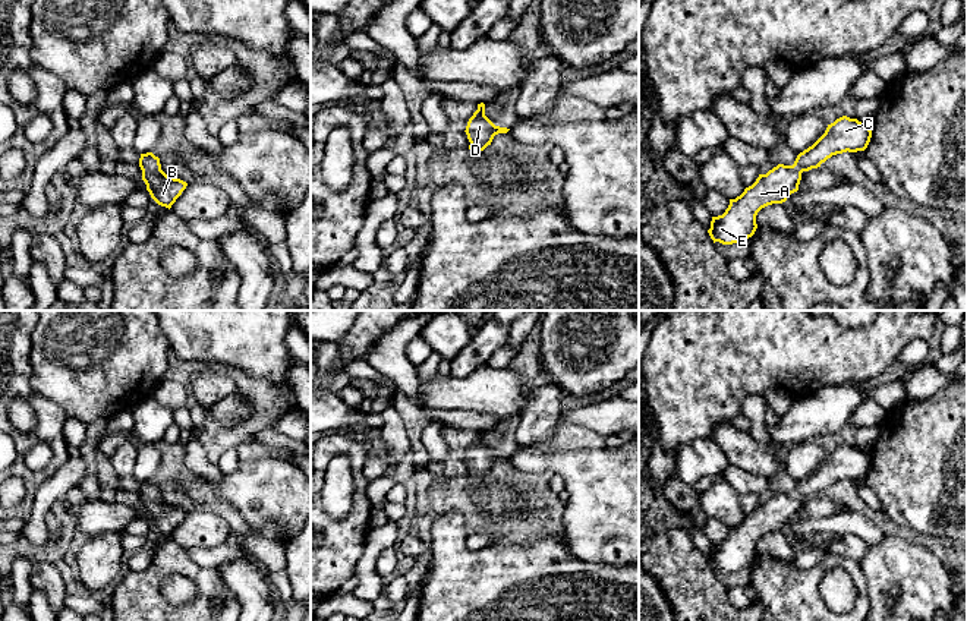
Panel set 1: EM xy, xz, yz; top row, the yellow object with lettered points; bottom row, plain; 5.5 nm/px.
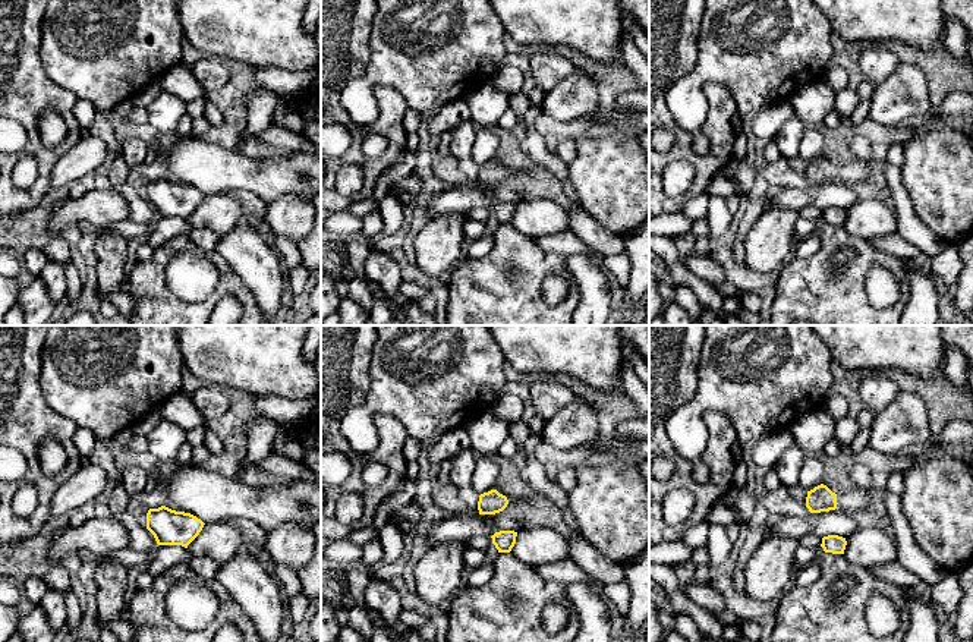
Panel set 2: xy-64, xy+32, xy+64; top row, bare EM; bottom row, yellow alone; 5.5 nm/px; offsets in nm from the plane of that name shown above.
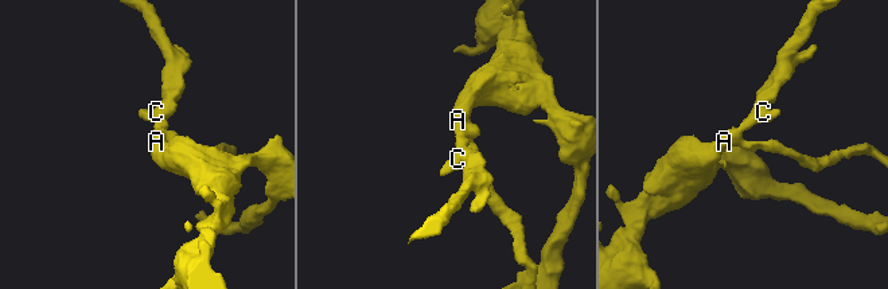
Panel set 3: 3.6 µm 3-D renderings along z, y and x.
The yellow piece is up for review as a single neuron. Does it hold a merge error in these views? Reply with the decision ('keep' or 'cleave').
keep

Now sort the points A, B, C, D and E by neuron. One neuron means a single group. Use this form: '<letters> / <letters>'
A B C D E

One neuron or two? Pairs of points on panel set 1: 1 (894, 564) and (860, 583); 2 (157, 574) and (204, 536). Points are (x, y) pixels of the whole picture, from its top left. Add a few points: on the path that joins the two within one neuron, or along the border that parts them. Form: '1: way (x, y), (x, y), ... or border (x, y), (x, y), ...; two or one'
1: border (857, 563), (866, 582), (871, 605); two
2: border (170, 536), (186, 549); two

